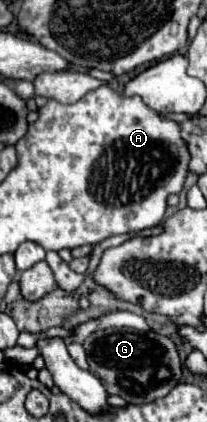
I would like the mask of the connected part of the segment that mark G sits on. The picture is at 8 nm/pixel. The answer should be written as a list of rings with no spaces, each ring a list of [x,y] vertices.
[[[111,327],[89,335],[83,343],[89,357],[89,371],[95,373],[107,393],[123,397],[127,403],[151,403],[165,397],[181,379],[181,359],[177,347],[169,337],[153,331],[139,331],[127,327]]]

